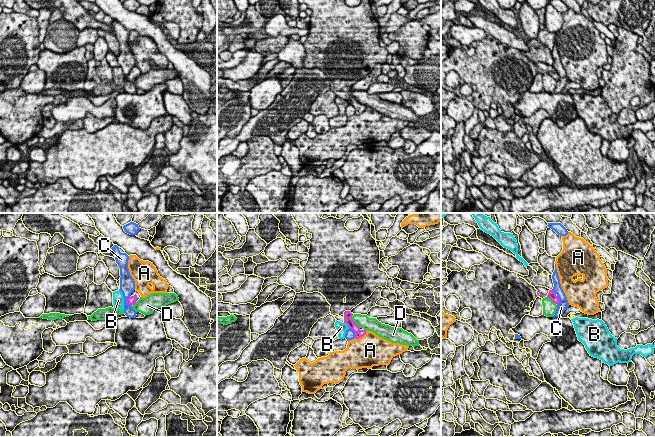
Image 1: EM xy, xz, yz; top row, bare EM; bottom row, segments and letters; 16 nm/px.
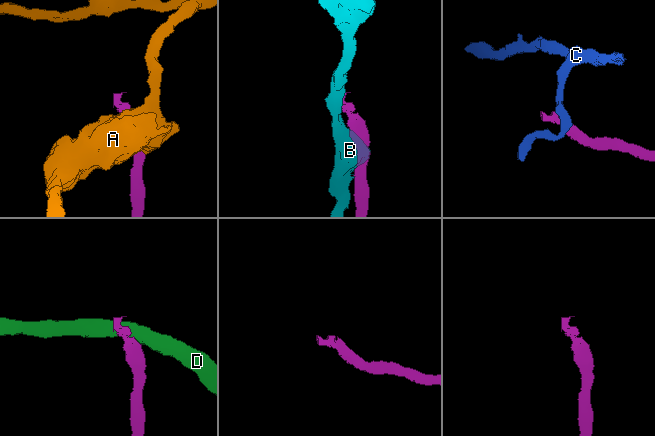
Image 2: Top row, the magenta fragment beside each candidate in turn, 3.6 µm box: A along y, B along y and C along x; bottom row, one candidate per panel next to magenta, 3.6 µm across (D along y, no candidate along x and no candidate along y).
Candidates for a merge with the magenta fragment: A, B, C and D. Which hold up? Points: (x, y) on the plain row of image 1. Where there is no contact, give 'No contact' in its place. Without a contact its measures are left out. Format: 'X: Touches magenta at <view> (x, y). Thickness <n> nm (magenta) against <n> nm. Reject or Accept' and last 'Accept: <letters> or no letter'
A: Touches magenta at xz (361, 112). Thickness 130 nm (magenta) against 480 nm. Reject
B: Touches magenta at xz (347, 100). Thickness 130 nm (magenta) against 160 nm. Reject
C: Touches magenta at xz (354, 107). Thickness 130 nm (magenta) against 160 nm. Reject
D: Touches magenta at xz (354, 98). Thickness 130 nm (magenta) against 220 nm. Reject
Accept: no letter

